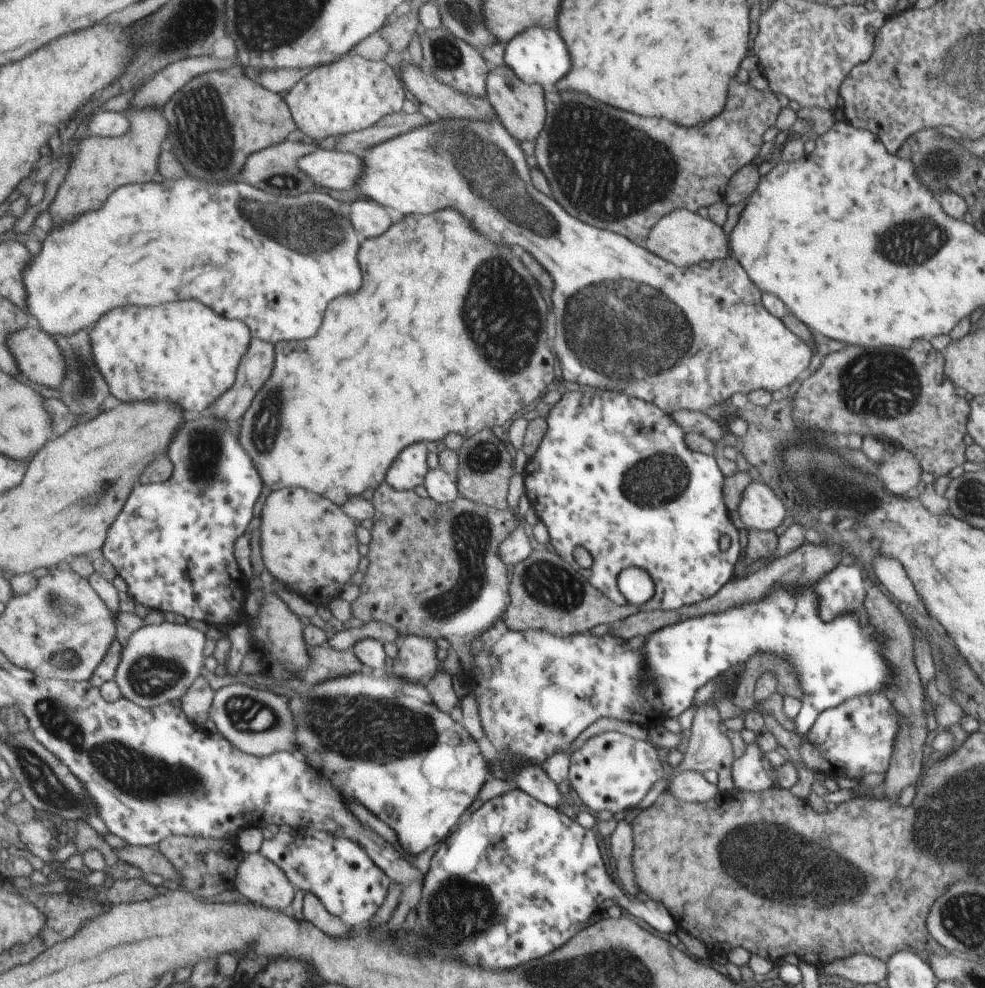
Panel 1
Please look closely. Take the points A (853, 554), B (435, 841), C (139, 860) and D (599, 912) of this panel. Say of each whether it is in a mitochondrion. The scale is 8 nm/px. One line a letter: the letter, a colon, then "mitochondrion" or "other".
A: other
B: other
C: other
D: other

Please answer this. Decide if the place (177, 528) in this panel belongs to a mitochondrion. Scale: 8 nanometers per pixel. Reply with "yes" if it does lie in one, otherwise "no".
no

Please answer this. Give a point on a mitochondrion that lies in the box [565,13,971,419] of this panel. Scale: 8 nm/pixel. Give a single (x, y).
(913, 240)

